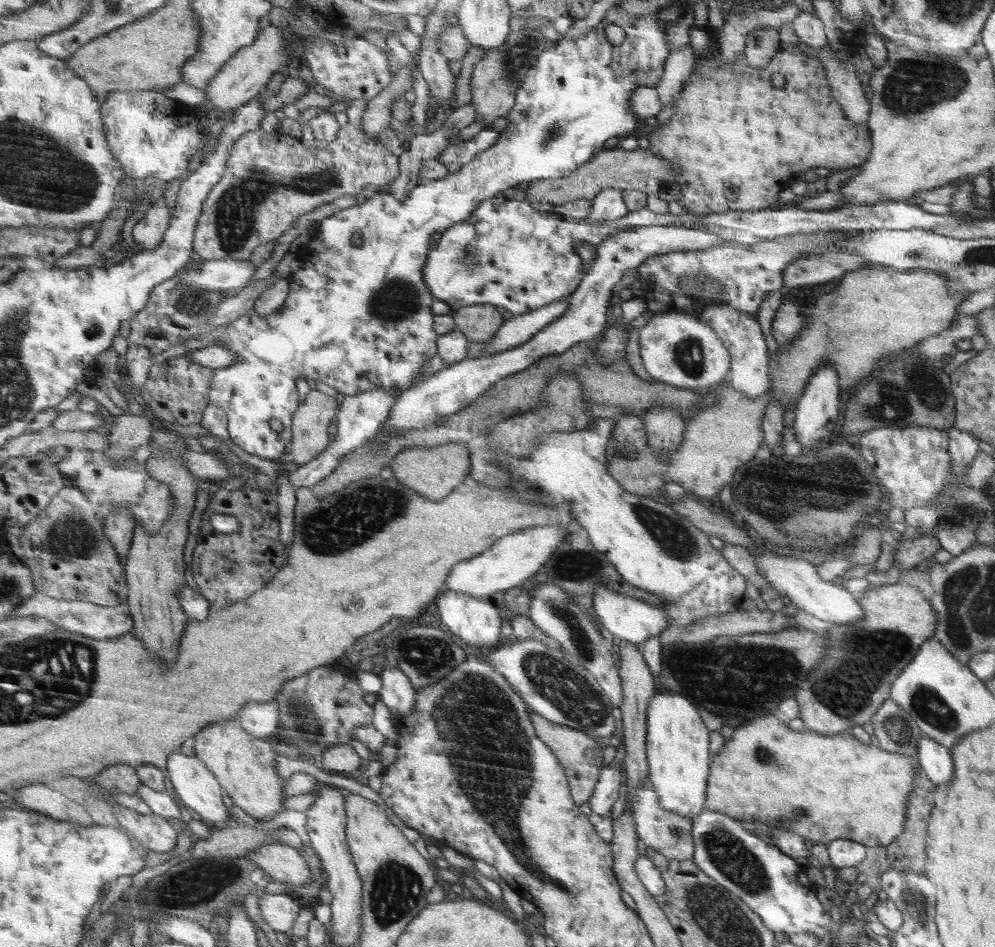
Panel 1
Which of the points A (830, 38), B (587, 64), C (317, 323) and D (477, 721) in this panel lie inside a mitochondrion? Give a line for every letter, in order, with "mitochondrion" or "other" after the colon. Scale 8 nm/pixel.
A: other
B: other
C: other
D: mitochondrion

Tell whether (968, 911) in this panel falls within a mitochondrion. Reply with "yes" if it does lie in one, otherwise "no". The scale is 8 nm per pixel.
no

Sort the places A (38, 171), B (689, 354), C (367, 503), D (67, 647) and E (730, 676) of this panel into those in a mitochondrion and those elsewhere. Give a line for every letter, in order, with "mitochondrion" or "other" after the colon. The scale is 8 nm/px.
A: mitochondrion
B: mitochondrion
C: mitochondrion
D: mitochondrion
E: mitochondrion

